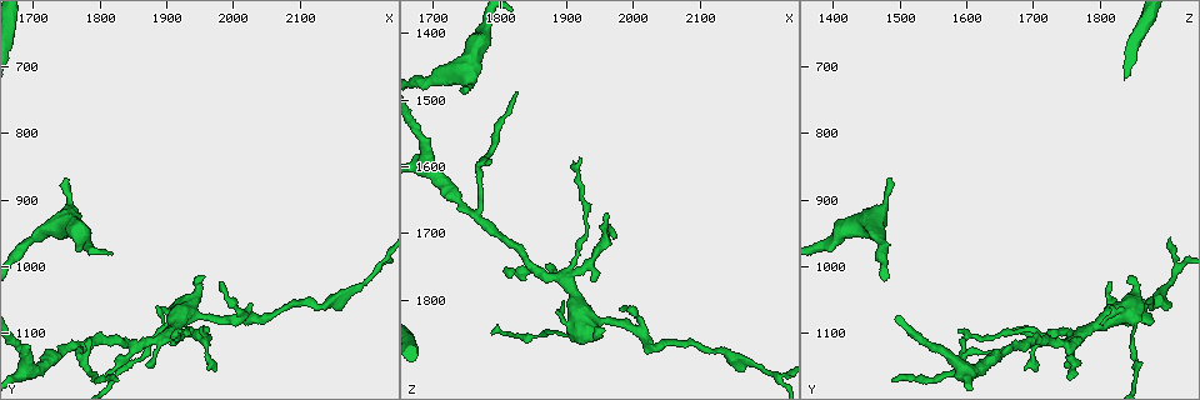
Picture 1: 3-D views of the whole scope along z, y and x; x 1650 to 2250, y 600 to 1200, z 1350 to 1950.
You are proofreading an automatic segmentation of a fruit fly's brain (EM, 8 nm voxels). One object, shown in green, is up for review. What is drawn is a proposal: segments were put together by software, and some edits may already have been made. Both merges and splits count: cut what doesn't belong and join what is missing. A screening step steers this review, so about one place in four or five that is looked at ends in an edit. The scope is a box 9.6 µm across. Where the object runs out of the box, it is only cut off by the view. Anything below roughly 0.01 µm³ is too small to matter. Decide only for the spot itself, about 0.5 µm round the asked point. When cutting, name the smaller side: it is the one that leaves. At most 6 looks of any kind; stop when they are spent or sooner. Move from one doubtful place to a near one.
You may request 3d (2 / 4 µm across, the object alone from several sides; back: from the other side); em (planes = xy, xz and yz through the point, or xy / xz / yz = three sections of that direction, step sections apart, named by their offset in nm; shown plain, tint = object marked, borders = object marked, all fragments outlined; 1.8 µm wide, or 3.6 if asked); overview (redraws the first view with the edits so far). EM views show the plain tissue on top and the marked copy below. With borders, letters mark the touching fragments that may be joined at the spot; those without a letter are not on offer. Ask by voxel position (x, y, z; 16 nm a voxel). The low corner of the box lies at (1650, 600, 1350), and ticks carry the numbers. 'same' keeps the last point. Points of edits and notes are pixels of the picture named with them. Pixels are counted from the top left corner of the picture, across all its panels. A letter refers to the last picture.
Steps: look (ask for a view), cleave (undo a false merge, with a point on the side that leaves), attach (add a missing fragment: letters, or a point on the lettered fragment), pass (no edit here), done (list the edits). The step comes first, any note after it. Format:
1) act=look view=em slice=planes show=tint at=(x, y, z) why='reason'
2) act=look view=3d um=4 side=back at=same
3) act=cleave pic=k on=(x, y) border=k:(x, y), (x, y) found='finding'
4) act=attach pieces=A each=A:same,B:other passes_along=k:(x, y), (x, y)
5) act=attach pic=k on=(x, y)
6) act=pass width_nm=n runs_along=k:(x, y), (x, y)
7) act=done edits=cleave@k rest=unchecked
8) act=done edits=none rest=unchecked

act=look view=3d um=2 at=(1955, 1010, 1845) why='free end'

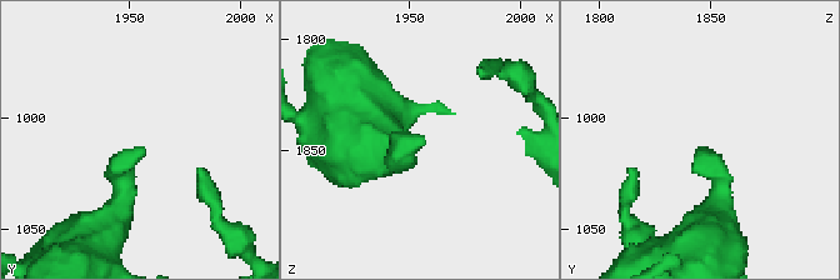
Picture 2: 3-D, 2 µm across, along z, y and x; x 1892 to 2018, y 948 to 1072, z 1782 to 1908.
act=look view=em slice=planes show=borders at=(1959, 1016, 1843)

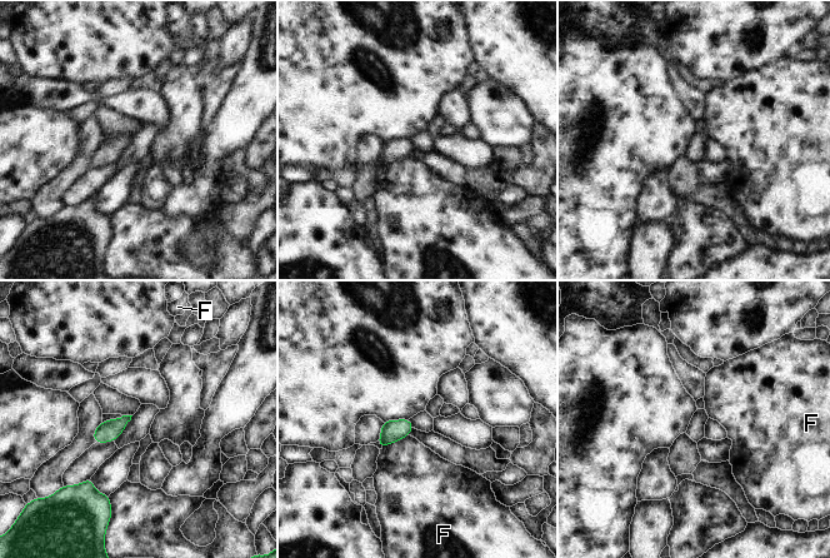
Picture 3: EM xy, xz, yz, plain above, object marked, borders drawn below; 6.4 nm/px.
act=pass longest_contact=F:200nm each=F:other border=3:(408, 434), (388, 443), (381, 449) found='none of them fits'

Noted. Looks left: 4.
act=look view=3d um=2 at=(1900, 1100, 1775) why='four arms meet'

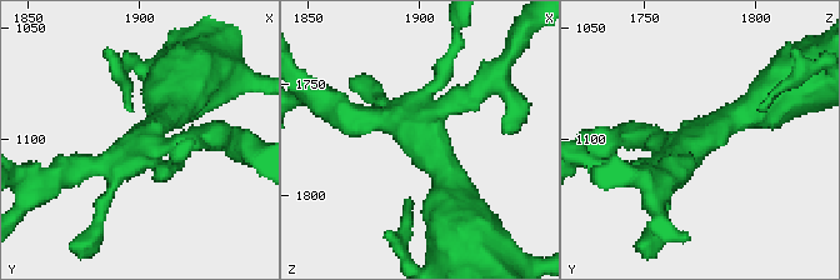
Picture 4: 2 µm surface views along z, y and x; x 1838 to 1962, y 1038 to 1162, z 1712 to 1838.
act=look view=em slice=yz step=16 show=tint at=(1901, 1099, 1774) why='now the EM'

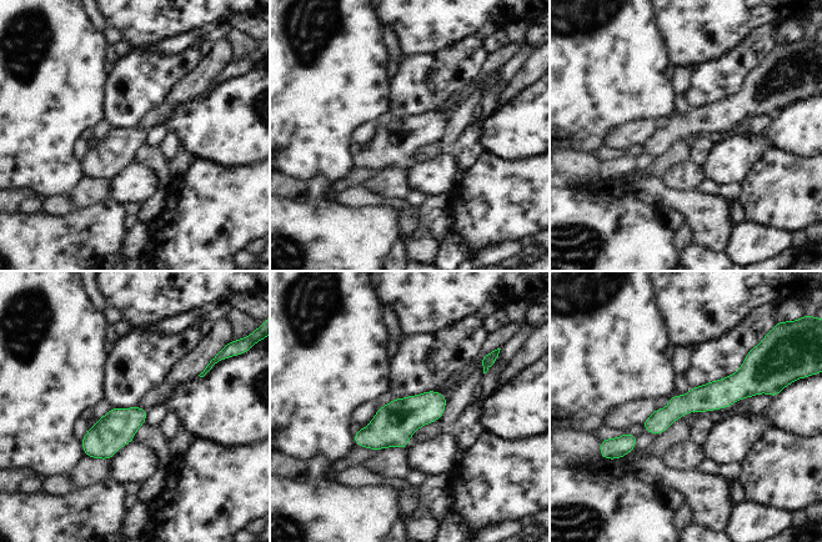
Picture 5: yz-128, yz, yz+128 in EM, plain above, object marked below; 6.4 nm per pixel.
act=look view=em slice=xy step=4 show=borders at=same why='another direction'

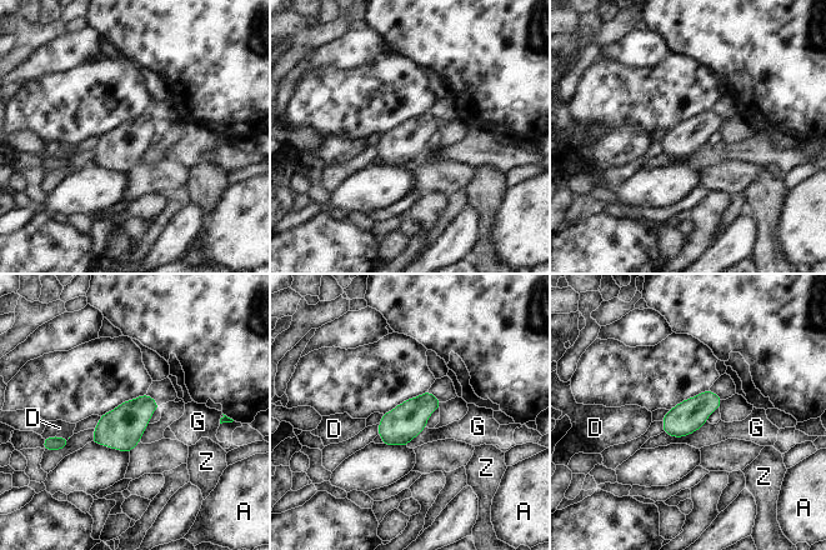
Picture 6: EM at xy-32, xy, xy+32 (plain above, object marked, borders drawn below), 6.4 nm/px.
act=pass width_nm=200 longest_contact=G:300nm each=A:other,D:other,G:other,Z:other found='one neuron here'

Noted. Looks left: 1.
act=look view=em slice=planes show=borders at=(1755, 870, 1485)

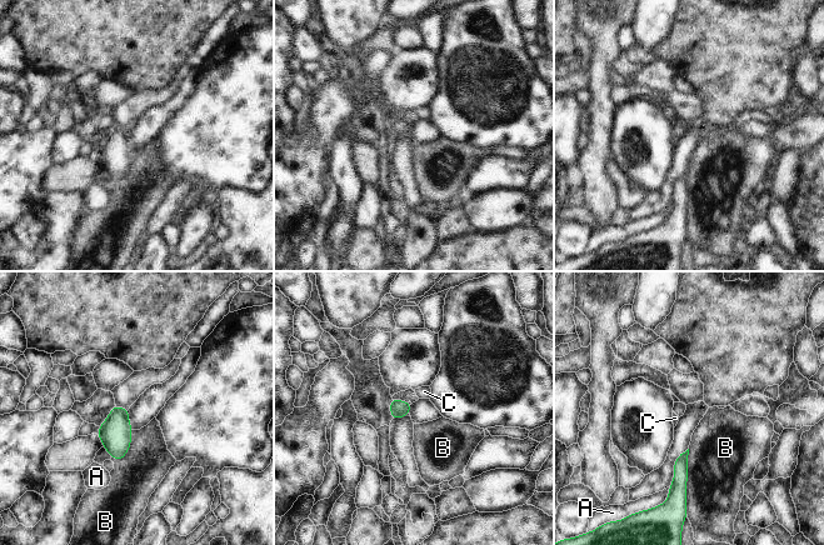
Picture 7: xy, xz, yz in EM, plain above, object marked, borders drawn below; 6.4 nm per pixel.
act=pass width_nm=110 longest_contact=B:320nm each=A:other,B:other,C:other found='no lettered fragment goes on from it'

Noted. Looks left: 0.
act=done edits=none rest=unchecked

